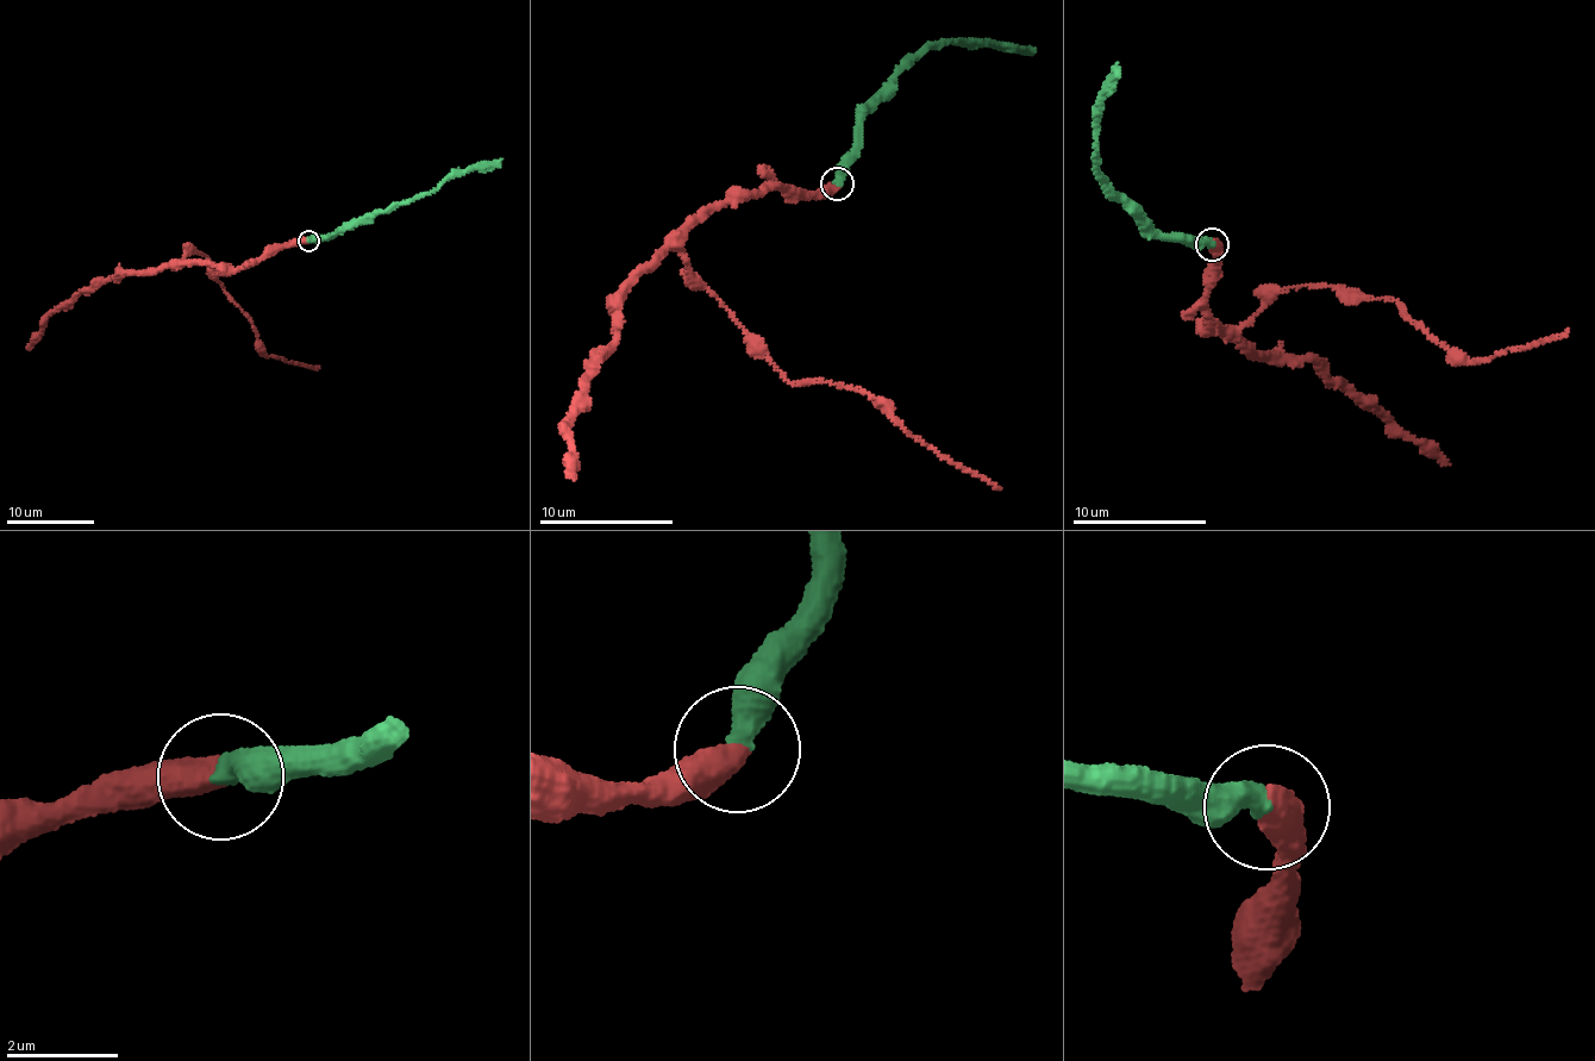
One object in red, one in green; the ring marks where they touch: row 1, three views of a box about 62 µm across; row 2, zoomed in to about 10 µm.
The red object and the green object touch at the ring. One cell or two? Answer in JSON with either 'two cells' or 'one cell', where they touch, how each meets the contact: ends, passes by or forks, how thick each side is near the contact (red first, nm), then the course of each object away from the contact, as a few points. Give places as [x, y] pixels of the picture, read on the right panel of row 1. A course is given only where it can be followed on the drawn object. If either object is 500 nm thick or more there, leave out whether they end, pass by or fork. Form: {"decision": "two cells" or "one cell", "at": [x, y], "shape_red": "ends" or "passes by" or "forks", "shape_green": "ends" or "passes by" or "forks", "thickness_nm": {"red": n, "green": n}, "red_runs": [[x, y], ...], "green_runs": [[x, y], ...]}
{"decision": "one cell", "at": [1212, 244], "thickness_nm": {"red": 550, "green": 480}, "red_runs": [[1213, 243], [1201, 325], [1237, 329], [1292, 287], [1325, 284], [1398, 303], [1424, 332], [1472, 360], [1568, 329]], "green_runs": [[1213, 243], [1148, 233], [1104, 179], [1098, 166], [1096, 120], [1106, 94], [1114, 88], [1118, 63]]}

